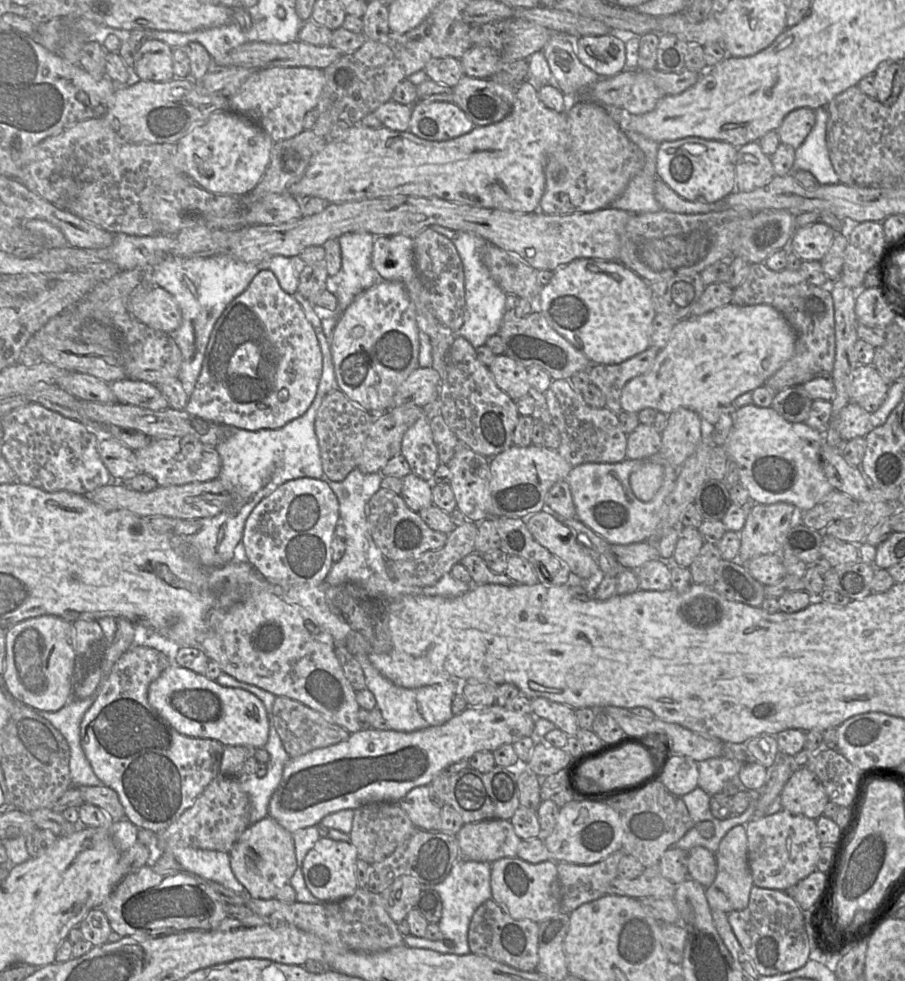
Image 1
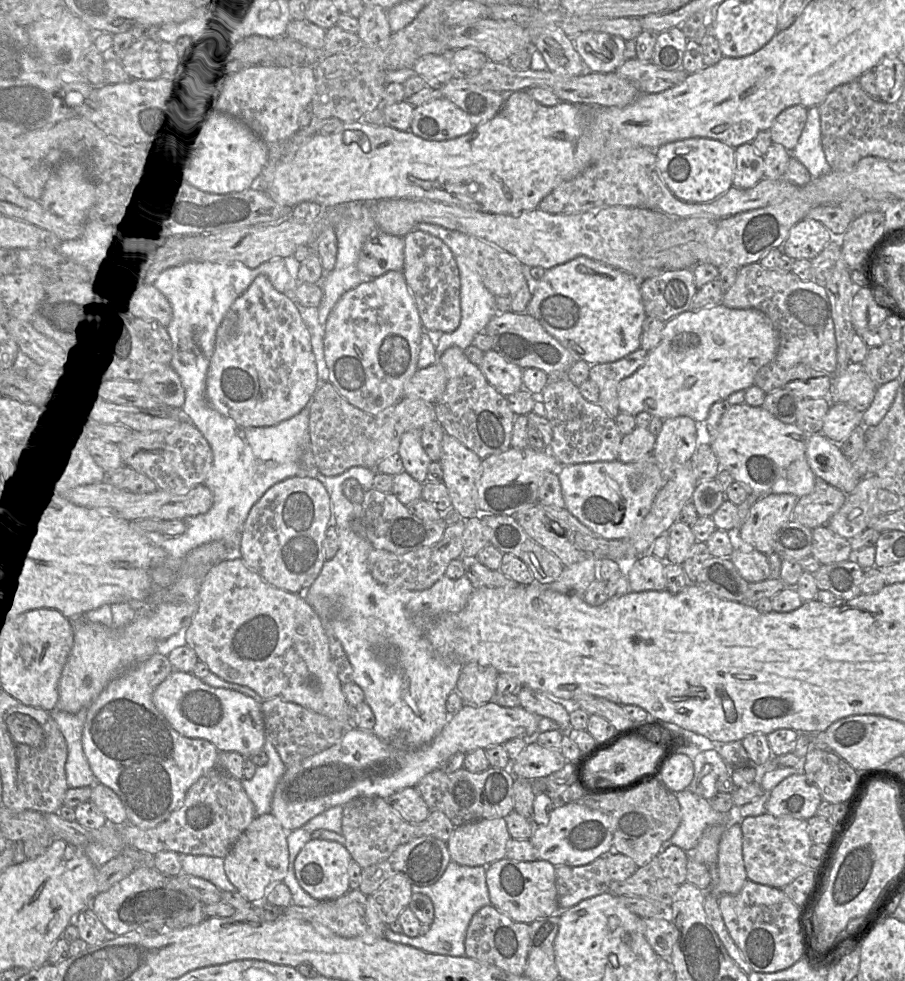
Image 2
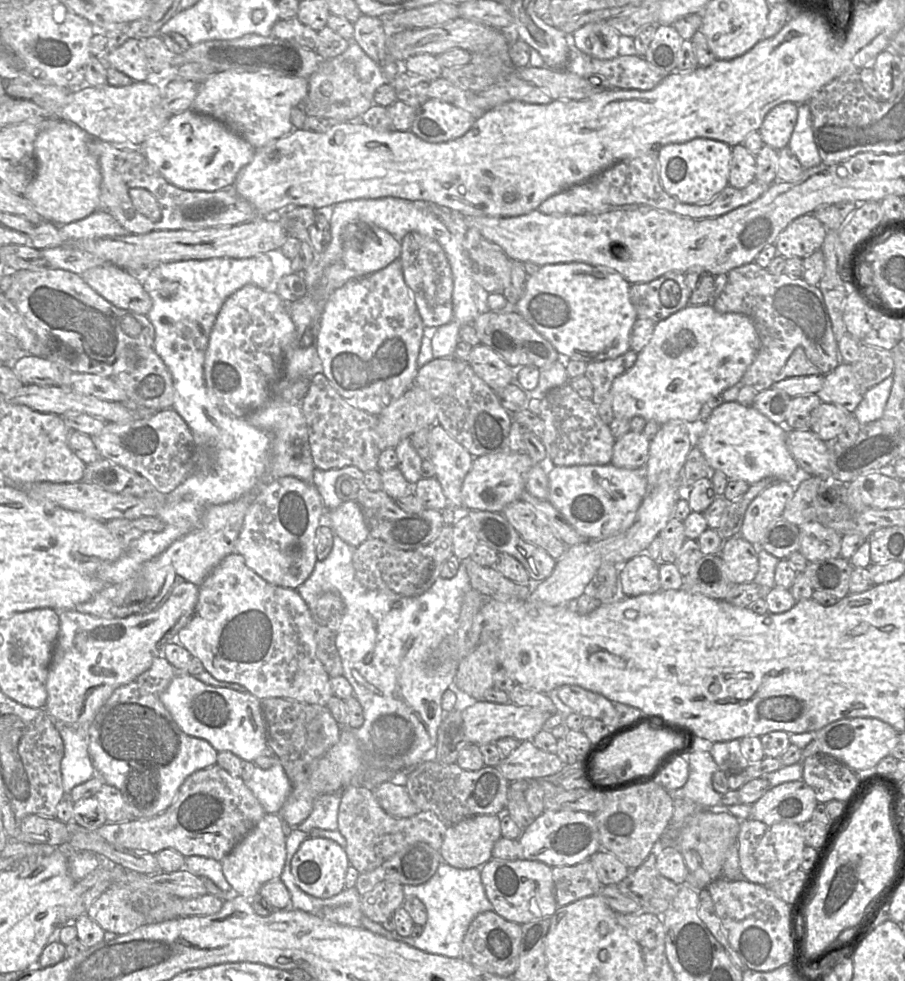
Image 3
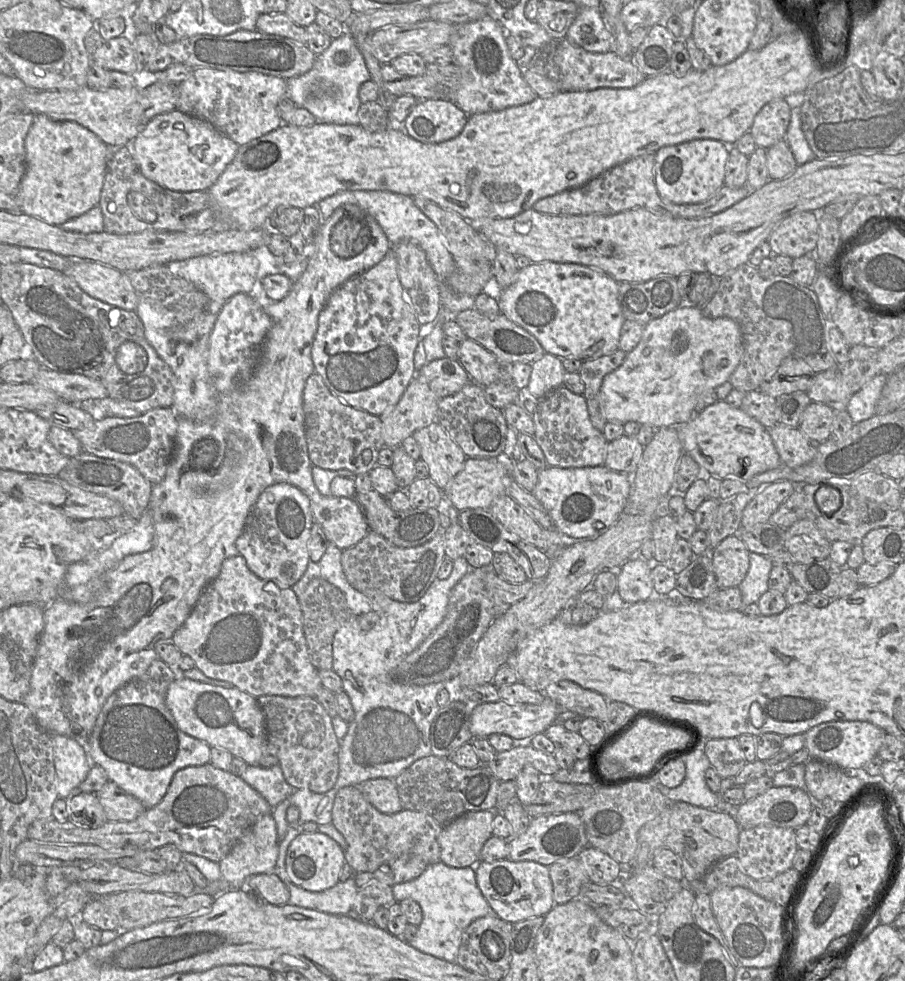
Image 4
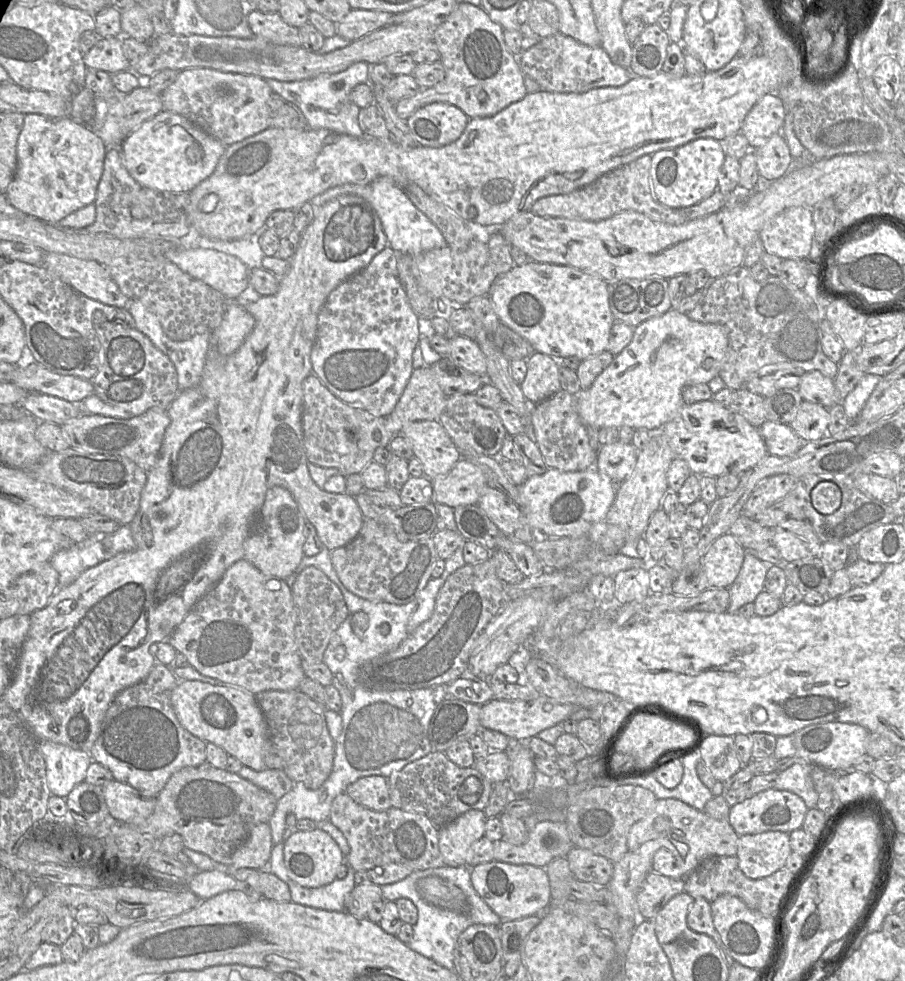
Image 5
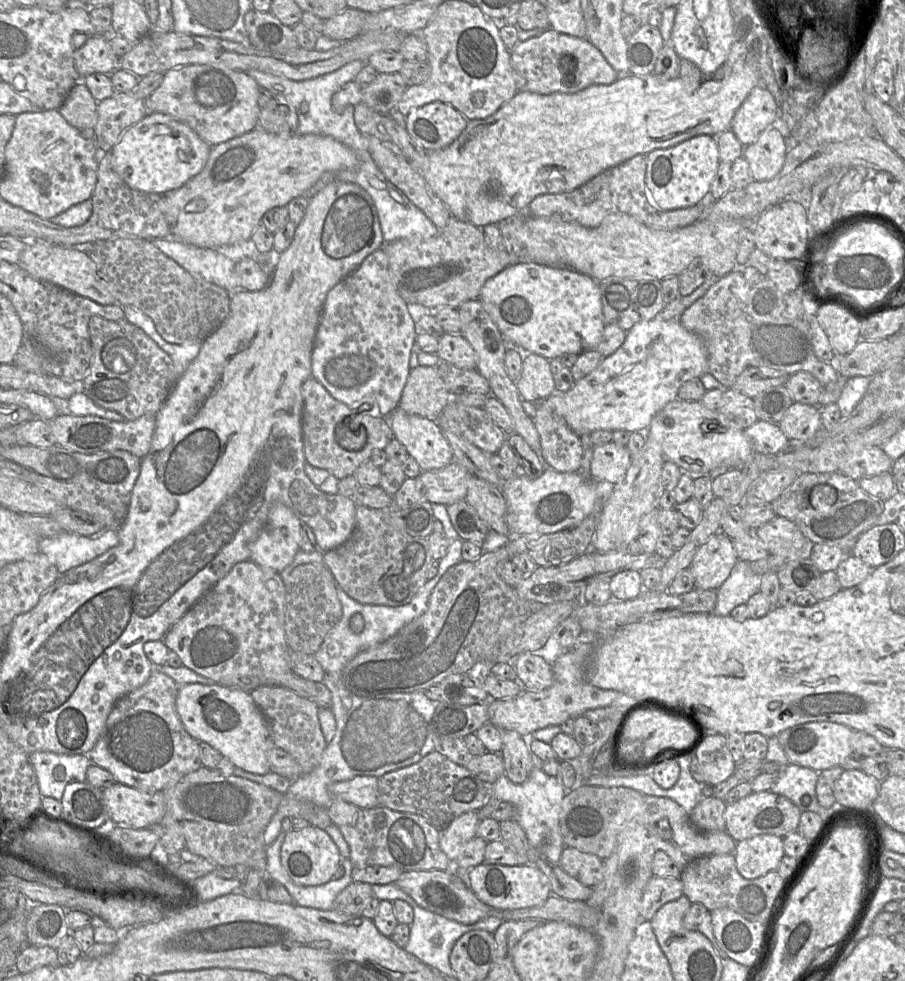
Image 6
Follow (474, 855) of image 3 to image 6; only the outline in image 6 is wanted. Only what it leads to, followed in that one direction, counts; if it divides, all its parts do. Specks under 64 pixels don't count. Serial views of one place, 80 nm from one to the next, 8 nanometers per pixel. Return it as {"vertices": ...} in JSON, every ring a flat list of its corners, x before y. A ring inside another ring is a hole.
{"vertices":[[470,811,453,819,443,829,439,829,439,845,450,861,455,861,466,844,477,836,477,827,480,822,478,811]]}

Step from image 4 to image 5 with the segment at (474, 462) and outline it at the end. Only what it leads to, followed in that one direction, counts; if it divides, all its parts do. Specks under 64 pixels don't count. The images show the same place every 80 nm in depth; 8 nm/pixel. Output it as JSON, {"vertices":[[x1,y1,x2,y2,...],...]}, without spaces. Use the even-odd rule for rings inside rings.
{"vertices":[[461,458,445,475,429,479,433,488,434,504,452,508,475,505,488,487,482,470,465,458]]}

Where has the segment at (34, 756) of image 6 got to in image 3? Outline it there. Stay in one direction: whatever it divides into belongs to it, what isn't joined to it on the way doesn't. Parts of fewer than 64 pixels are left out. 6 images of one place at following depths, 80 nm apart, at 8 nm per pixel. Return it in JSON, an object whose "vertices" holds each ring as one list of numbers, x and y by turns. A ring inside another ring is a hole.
{"vertices":[[58,725,58,730,64,742,64,757,61,761,61,773,63,788,66,793,65,798,68,799,67,795,75,786,85,783,96,775,96,772,88,753,88,728,73,728,66,725]]}

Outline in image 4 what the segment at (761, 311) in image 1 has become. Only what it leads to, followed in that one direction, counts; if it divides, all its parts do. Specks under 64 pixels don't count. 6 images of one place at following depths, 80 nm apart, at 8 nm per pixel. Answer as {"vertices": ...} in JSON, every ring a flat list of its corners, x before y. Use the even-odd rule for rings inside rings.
{"vertices":[[683,306,644,327,638,345,624,362,605,375,600,408,607,422,629,421,656,429,677,427,695,415,699,396,728,382,740,363,743,342,740,326,728,317,708,318,699,306]]}

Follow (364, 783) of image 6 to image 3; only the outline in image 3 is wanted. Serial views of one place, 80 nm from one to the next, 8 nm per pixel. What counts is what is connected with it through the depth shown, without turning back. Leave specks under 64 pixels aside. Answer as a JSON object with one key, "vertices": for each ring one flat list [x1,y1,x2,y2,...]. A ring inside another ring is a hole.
{"vertices":[[383,782,374,788,373,793,381,807,396,818,408,818,420,812,403,784]]}

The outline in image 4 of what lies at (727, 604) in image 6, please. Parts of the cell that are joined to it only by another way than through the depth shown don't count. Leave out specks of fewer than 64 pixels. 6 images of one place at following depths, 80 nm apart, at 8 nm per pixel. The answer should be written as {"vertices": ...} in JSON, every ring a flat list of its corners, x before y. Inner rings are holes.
{"vertices":[[750,552,749,570,738,586,742,595,742,607,757,603,761,596,769,590,768,581,773,563,767,556]]}

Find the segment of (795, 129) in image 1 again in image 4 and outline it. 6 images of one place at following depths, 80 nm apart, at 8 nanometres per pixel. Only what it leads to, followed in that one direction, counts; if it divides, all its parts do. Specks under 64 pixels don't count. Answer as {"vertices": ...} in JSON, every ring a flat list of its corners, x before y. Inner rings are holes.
{"vertices":[[773,99,756,114,749,130,757,147,768,149,785,139,791,108,784,99]]}

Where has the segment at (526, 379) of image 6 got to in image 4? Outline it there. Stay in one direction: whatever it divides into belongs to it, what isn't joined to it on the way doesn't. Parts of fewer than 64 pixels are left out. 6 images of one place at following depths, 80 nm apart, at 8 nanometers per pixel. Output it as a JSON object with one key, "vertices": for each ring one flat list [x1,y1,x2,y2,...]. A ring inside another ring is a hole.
{"vertices":[[545,353,541,359,533,362,531,365,532,372,529,383,526,388,520,389,521,395,530,394,534,398,540,400,552,390,563,386,563,376,566,370,559,357]]}

